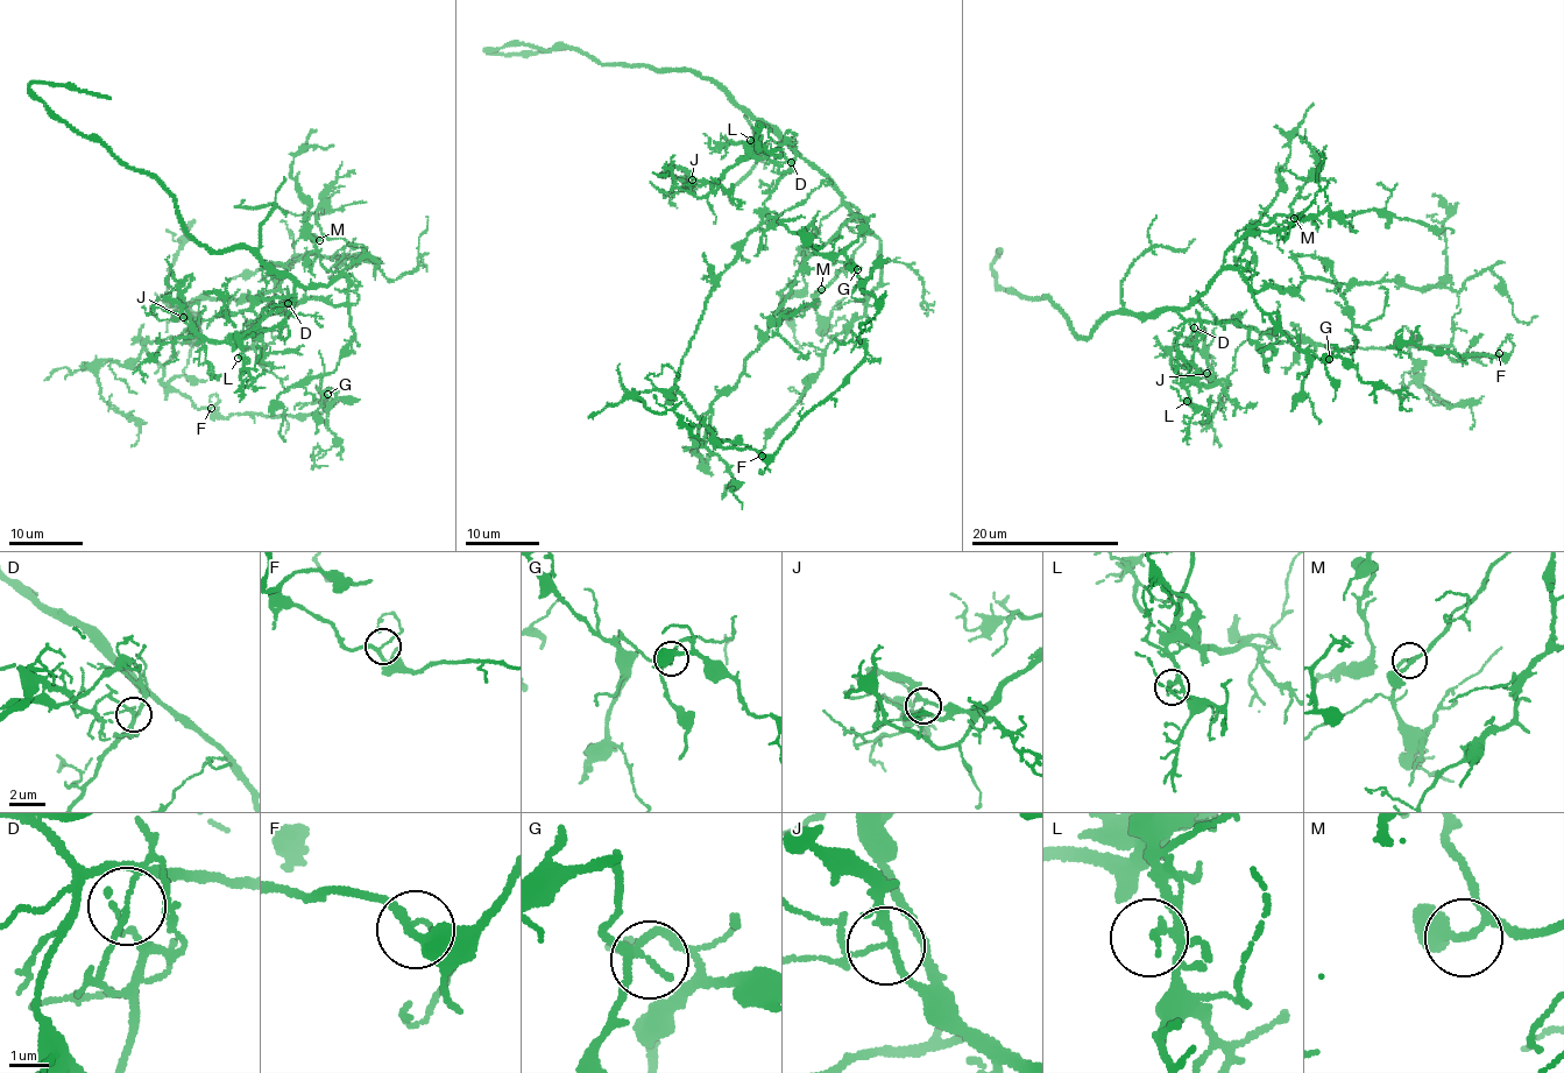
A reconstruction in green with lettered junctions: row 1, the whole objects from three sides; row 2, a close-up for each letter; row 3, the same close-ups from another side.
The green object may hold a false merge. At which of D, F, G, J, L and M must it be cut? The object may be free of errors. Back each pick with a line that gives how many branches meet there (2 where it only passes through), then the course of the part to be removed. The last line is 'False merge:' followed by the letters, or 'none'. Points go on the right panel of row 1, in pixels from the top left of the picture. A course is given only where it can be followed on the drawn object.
D: Branches: 3. Course of the part to remove: (1194, 326), (1188, 341), (1195, 346), (1189, 376), (1208, 388), (1222, 380), (1228, 382), (1210, 425), (1219, 447)
False merge: D

